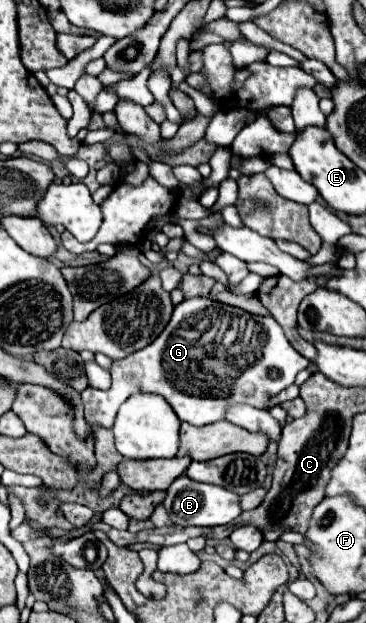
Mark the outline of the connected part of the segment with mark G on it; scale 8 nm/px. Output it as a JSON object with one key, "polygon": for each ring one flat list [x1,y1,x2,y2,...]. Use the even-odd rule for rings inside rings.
{"polygon":[[199,296,199,298,183,300,179,306,175,306,171,322,167,324,167,328,161,332,161,336,157,340,153,340,147,348,143,348,123,360,113,360,111,370,109,370,113,384,109,390,87,388,81,392,83,404,85,404,85,420,89,424,111,428,119,406,129,396,139,394,139,392,163,396,181,422,189,422,195,426,205,426,205,424,223,420,225,410,235,402,249,404,255,408,265,408,273,396,277,396,281,390,285,390,287,386,291,386,295,382,295,376,309,366,309,360,303,358,295,348,291,348,291,344,287,342,287,338,283,334,283,328,271,316,265,316,265,318,255,316,255,322,251,322,251,320,253,320,251,314,247,314,245,310,239,310,239,308,233,308,233,306,227,306,227,304,209,300,209,298],[237,316,239,316,239,348,241,350,237,354,237,364,233,364,231,352,225,350,219,340,215,340,215,334,219,330,221,320,237,318]]}

